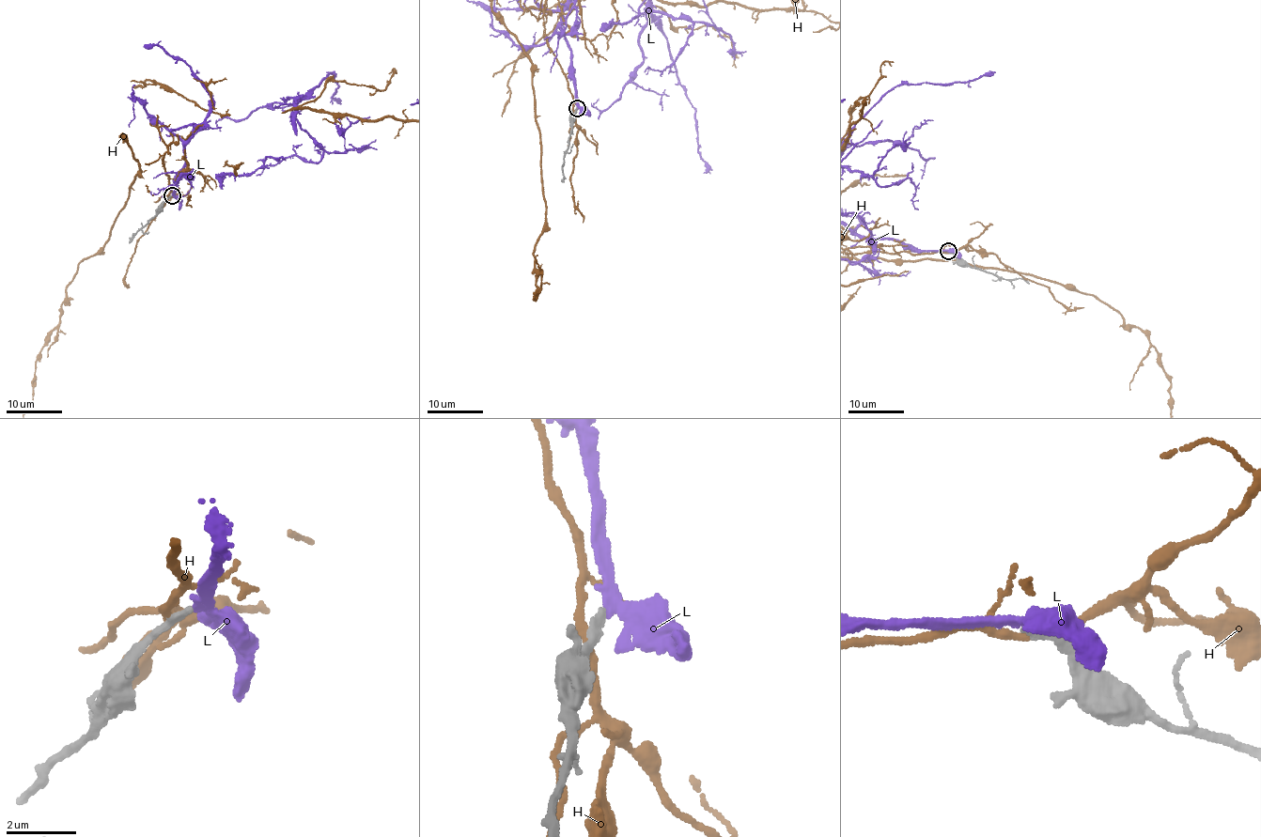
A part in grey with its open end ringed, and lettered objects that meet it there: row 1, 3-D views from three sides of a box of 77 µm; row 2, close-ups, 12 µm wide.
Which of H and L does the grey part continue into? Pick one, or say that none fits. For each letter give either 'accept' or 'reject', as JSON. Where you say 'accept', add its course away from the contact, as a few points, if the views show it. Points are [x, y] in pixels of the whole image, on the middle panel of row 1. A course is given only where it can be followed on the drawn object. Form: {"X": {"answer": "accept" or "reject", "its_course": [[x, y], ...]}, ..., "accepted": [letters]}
{"H": {"answer": "reject"}, "L": {"answer": "accept"}, "accepted": ["L"]}

